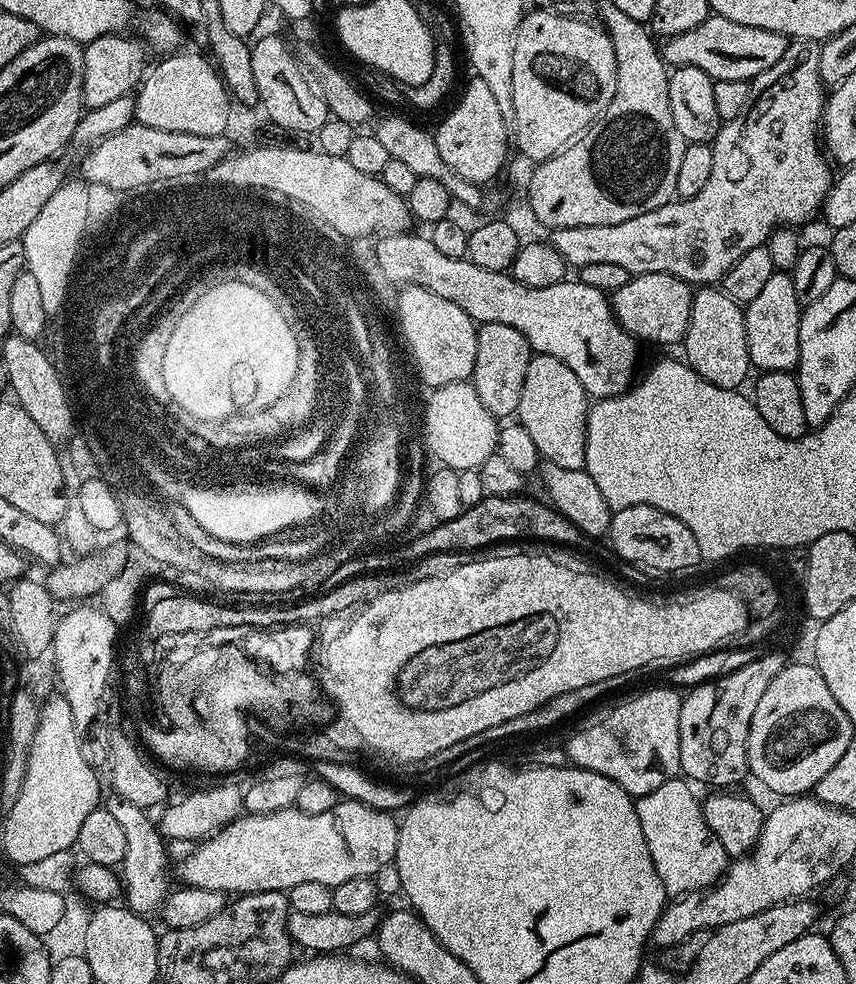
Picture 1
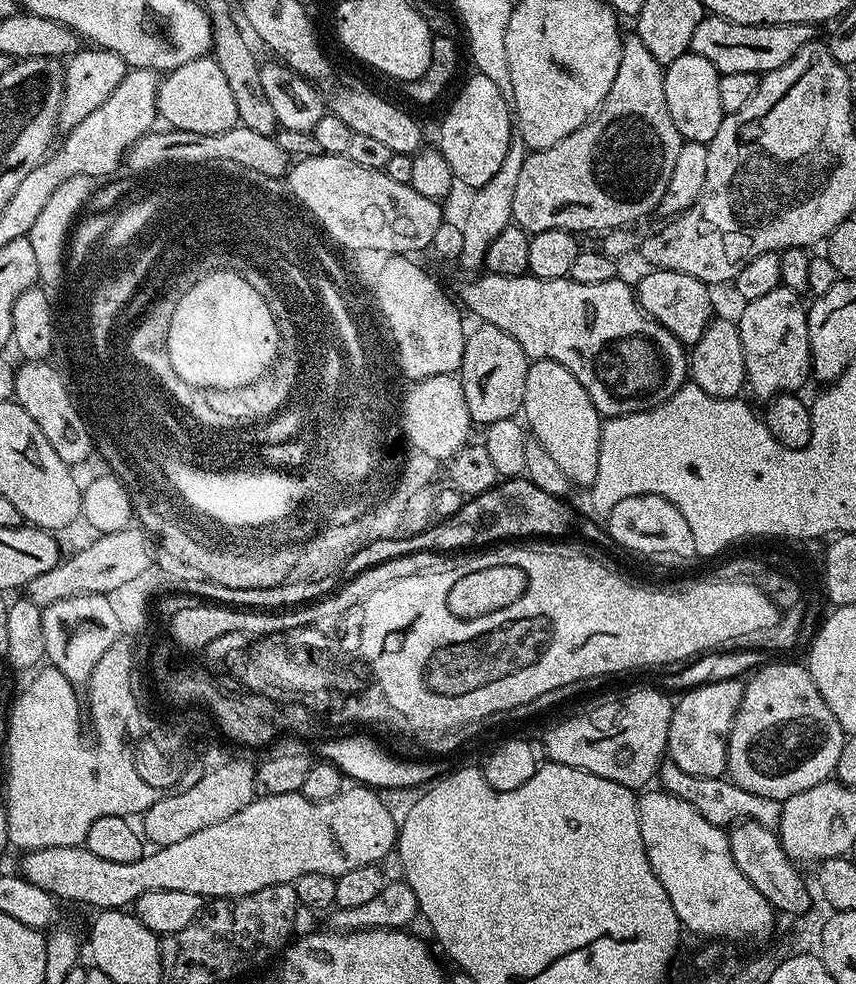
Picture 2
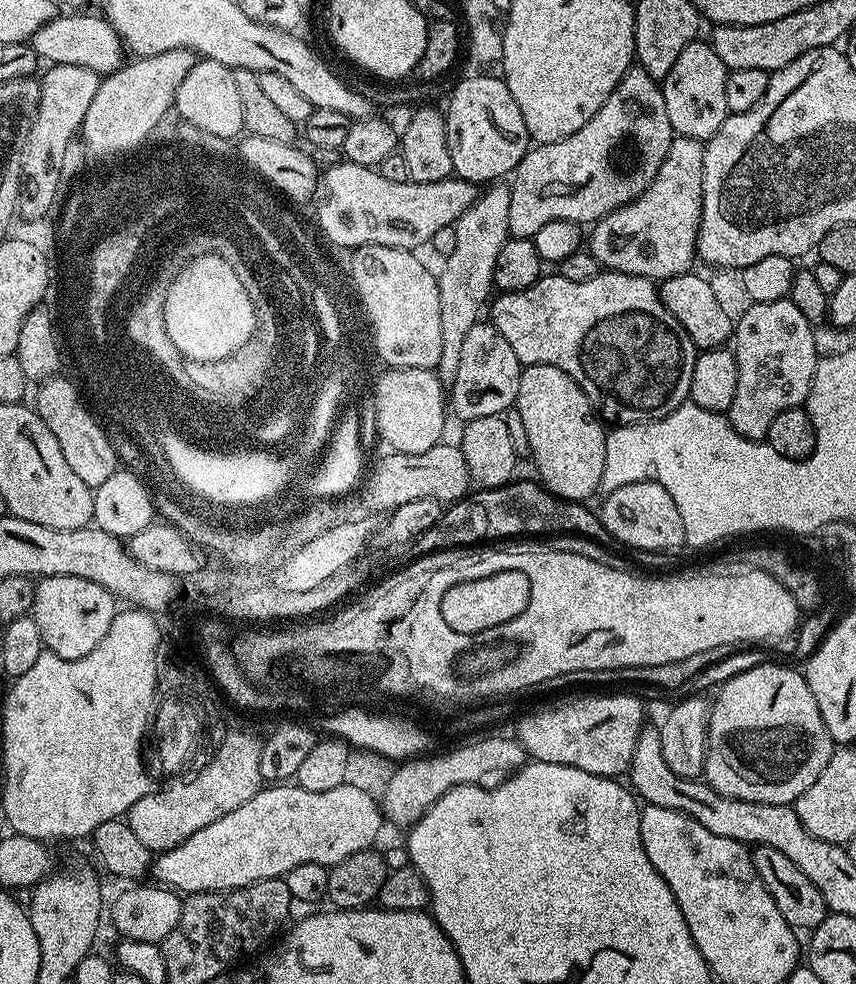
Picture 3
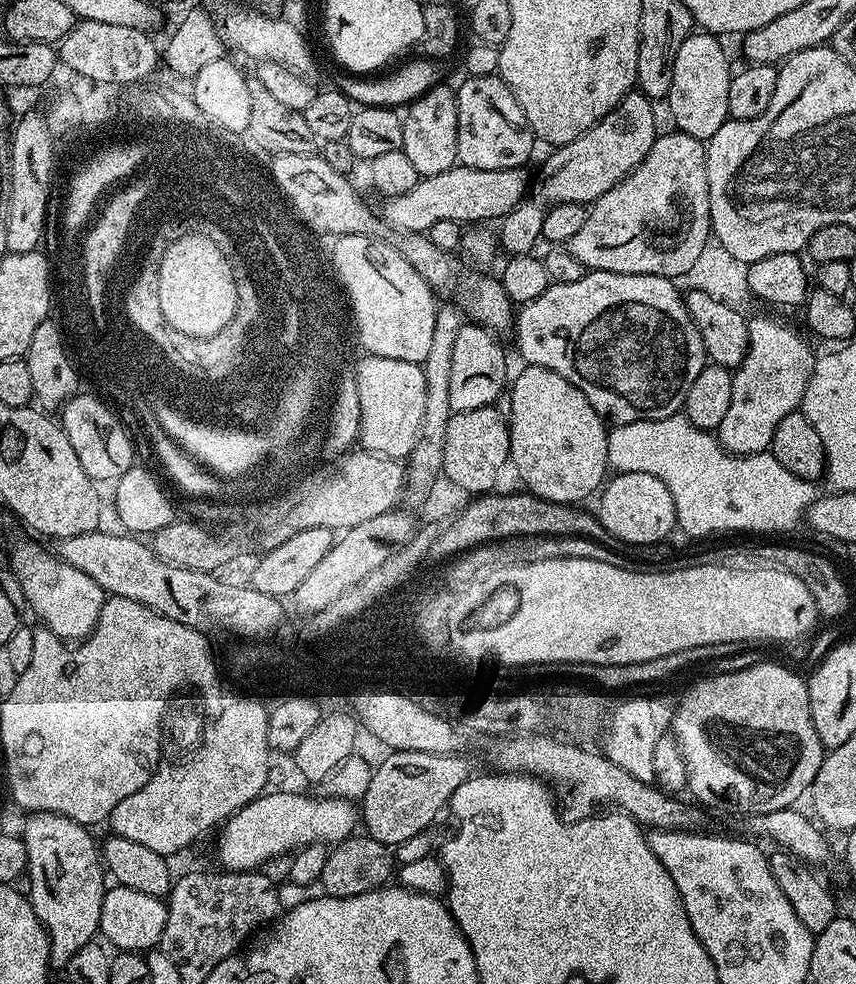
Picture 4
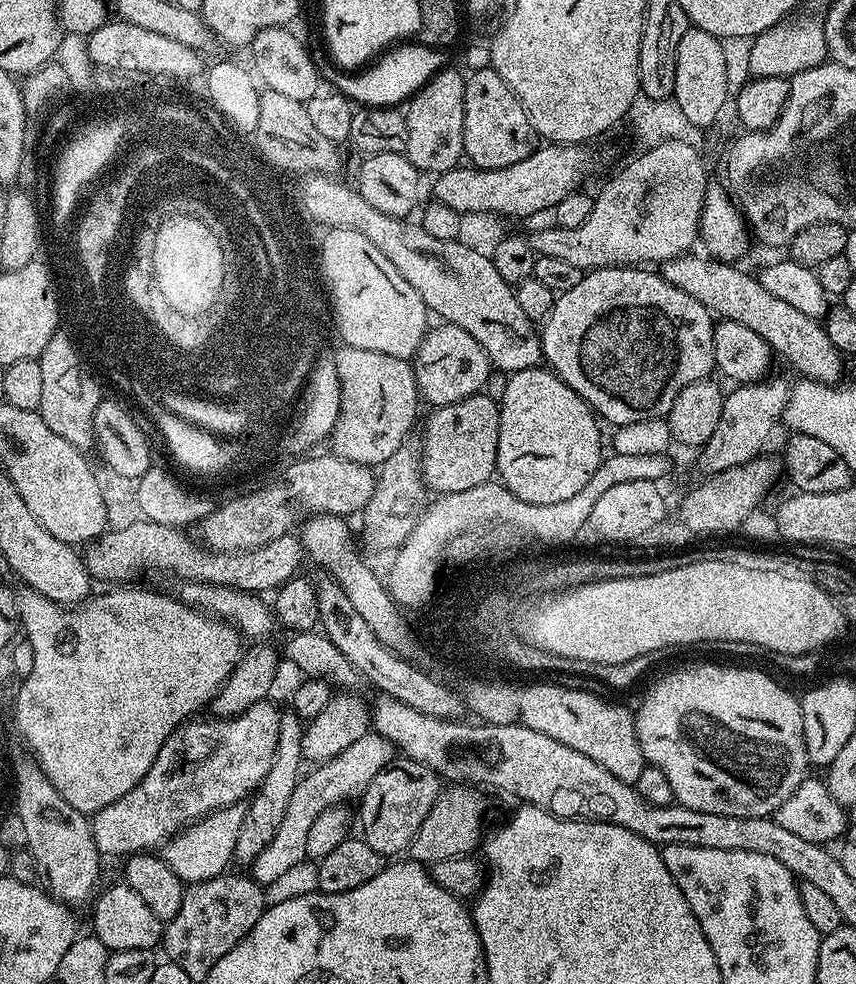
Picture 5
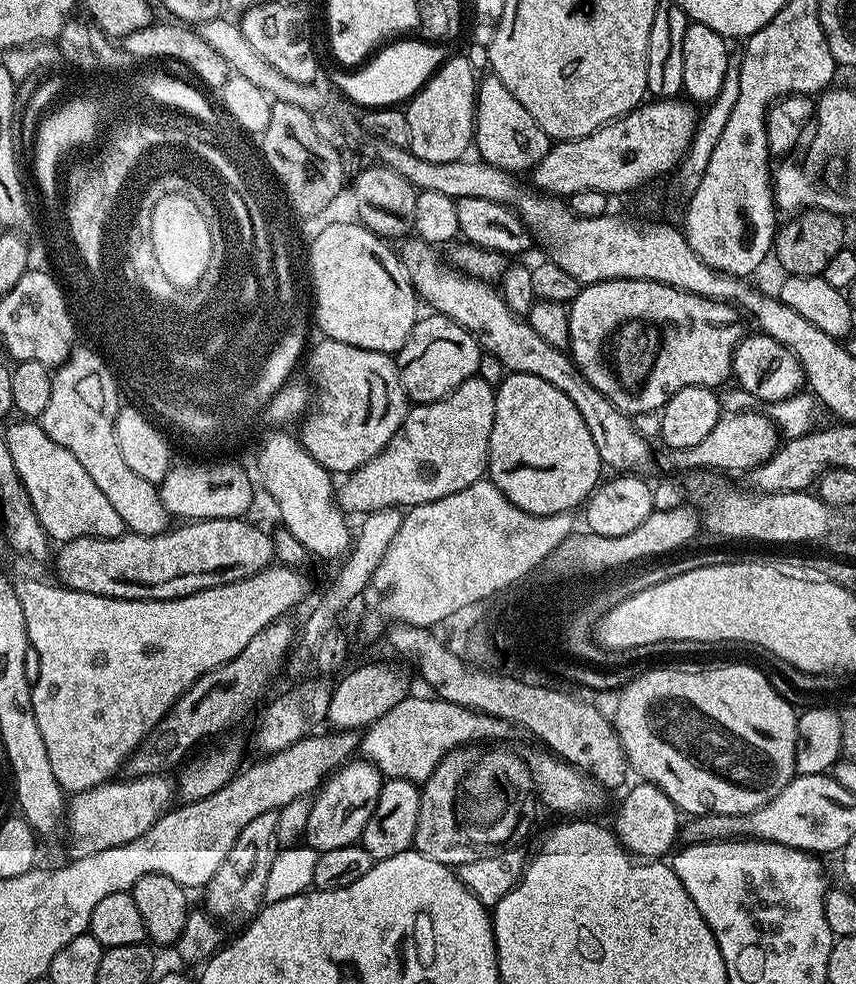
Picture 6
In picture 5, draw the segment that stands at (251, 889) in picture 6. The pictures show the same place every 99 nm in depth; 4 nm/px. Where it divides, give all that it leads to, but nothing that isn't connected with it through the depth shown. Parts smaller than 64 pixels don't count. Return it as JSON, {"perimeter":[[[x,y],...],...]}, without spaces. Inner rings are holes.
{"perimeter":[[[291,710],[280,712],[280,733],[278,734],[278,746],[274,754],[274,762],[270,766],[270,774],[261,782],[259,788],[252,793],[247,801],[242,826],[238,830],[238,842],[236,843],[235,863],[238,865],[250,866],[258,854],[278,834],[278,825],[282,822],[283,816],[286,815],[286,806],[294,794],[294,786],[302,769],[300,764],[305,763],[304,751],[300,743],[304,737],[305,725],[299,716]]]}

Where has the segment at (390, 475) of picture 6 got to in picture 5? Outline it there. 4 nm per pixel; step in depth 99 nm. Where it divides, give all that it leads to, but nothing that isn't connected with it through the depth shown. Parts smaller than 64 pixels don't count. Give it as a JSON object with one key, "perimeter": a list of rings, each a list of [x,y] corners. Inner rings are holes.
{"perimeter":[[[487,394],[467,396],[462,402],[433,407],[422,435],[422,475],[436,494],[474,490],[497,475],[500,406]]]}

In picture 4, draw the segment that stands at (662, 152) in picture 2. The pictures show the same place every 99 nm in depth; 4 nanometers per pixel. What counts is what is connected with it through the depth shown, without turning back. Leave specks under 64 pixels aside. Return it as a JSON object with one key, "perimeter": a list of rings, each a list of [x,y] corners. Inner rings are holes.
{"perimeter":[[[628,92],[594,126],[590,126],[574,142],[559,145],[548,156],[548,161],[540,168],[540,177],[535,177],[530,188],[530,195],[524,203],[518,205],[510,214],[499,221],[500,244],[508,251],[509,257],[526,256],[533,251],[536,243],[541,243],[540,224],[544,213],[553,204],[574,202],[585,206],[602,198],[606,190],[610,190],[618,182],[622,182],[634,169],[643,162],[646,154],[650,154],[650,146],[654,146],[658,135],[656,116],[652,113],[653,101],[643,92]]]}

